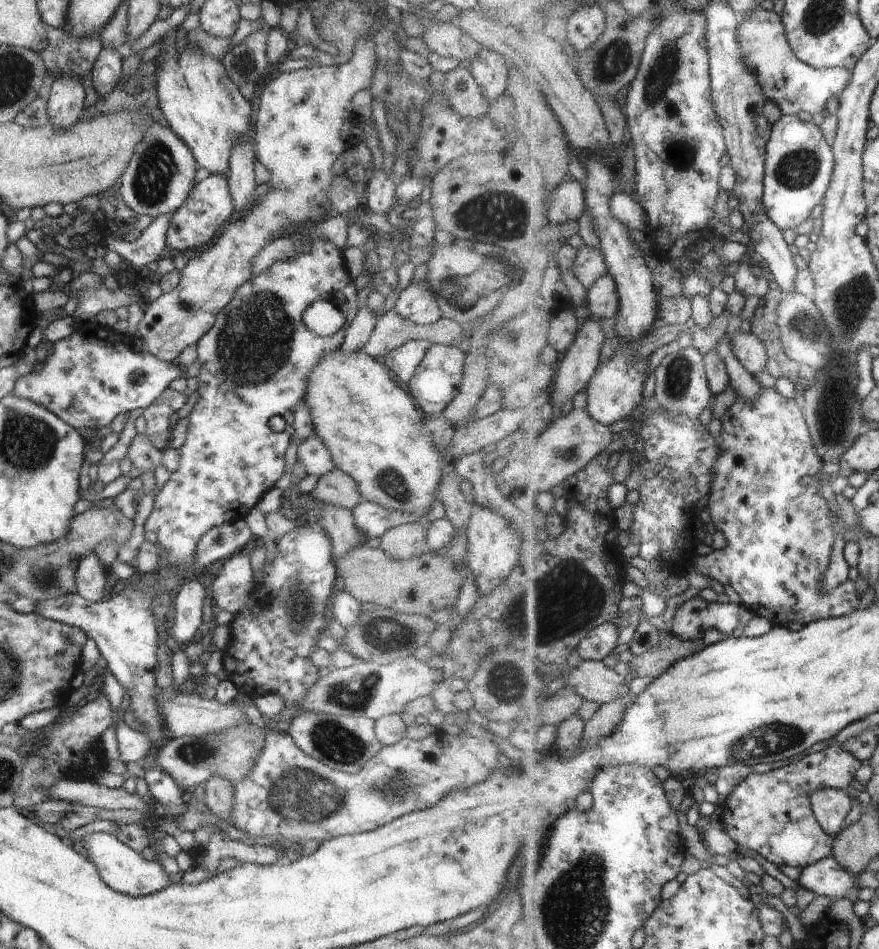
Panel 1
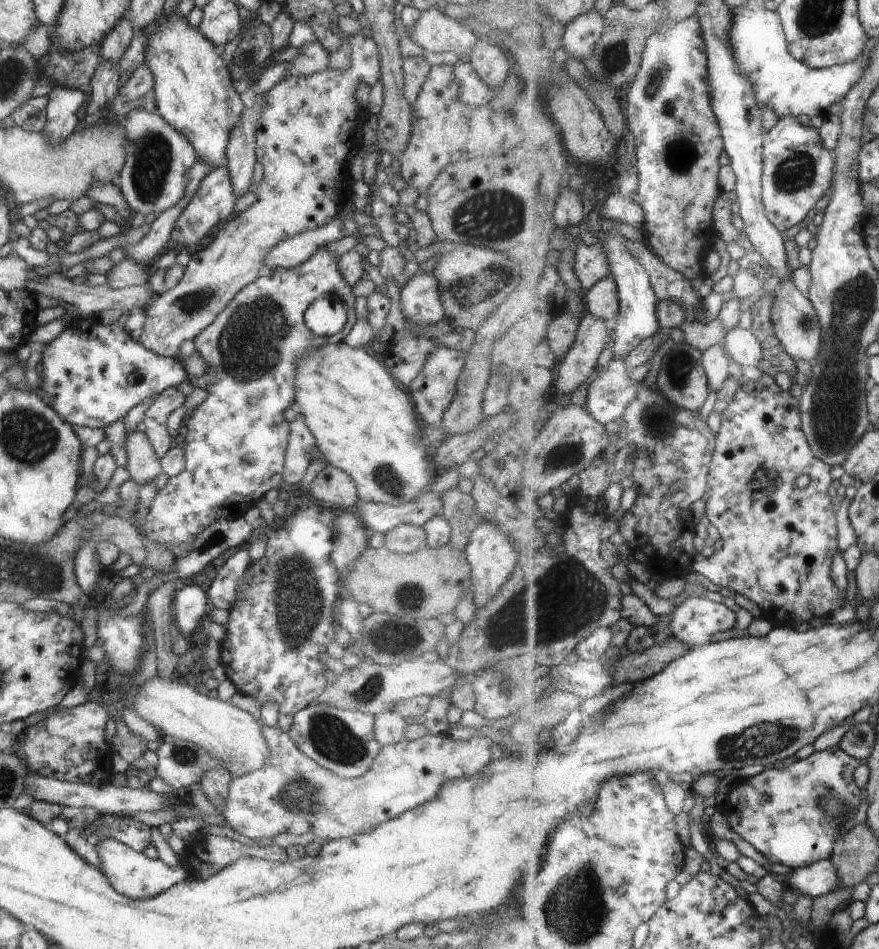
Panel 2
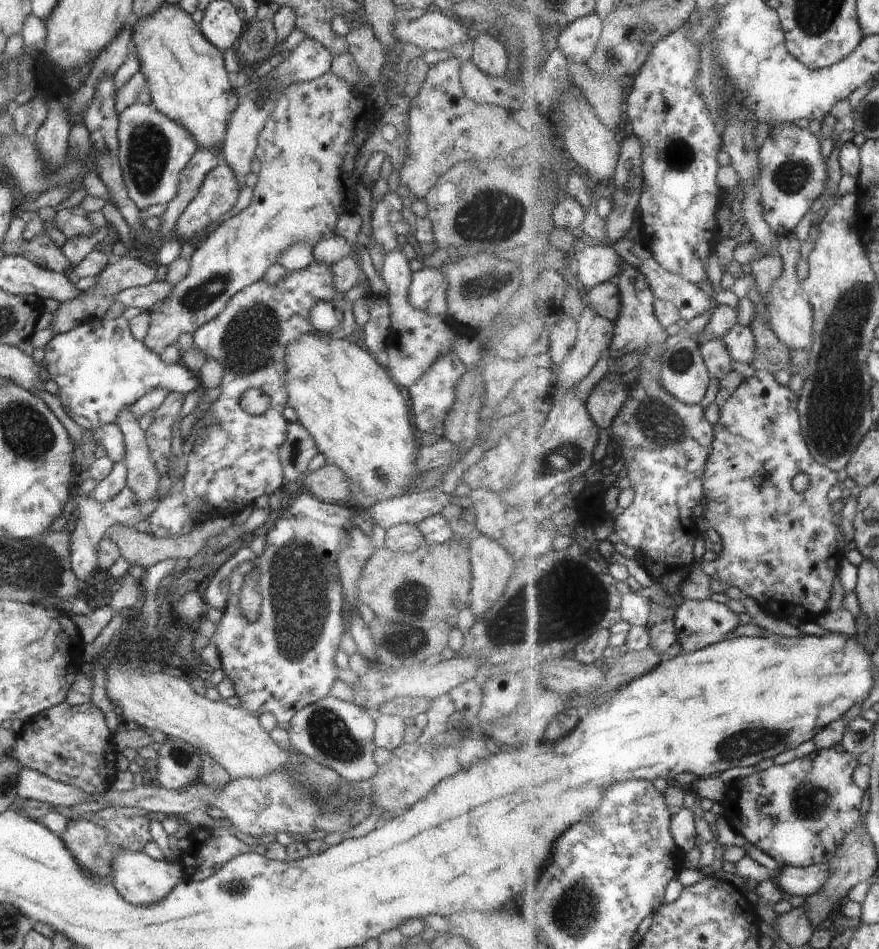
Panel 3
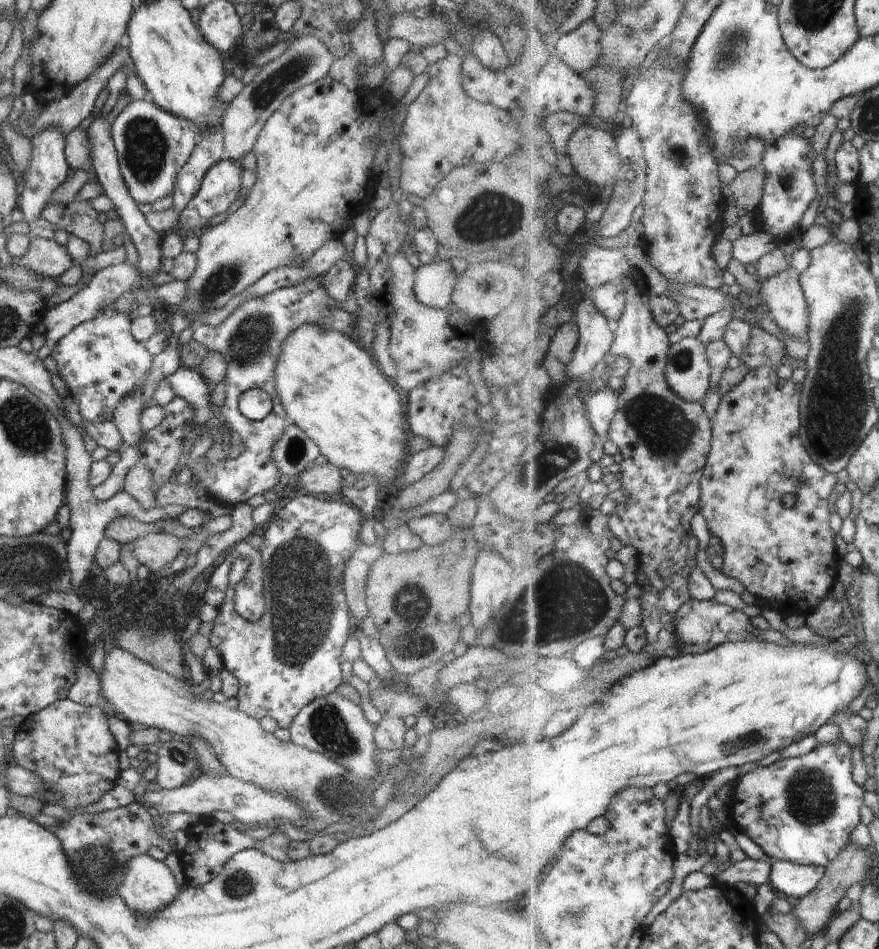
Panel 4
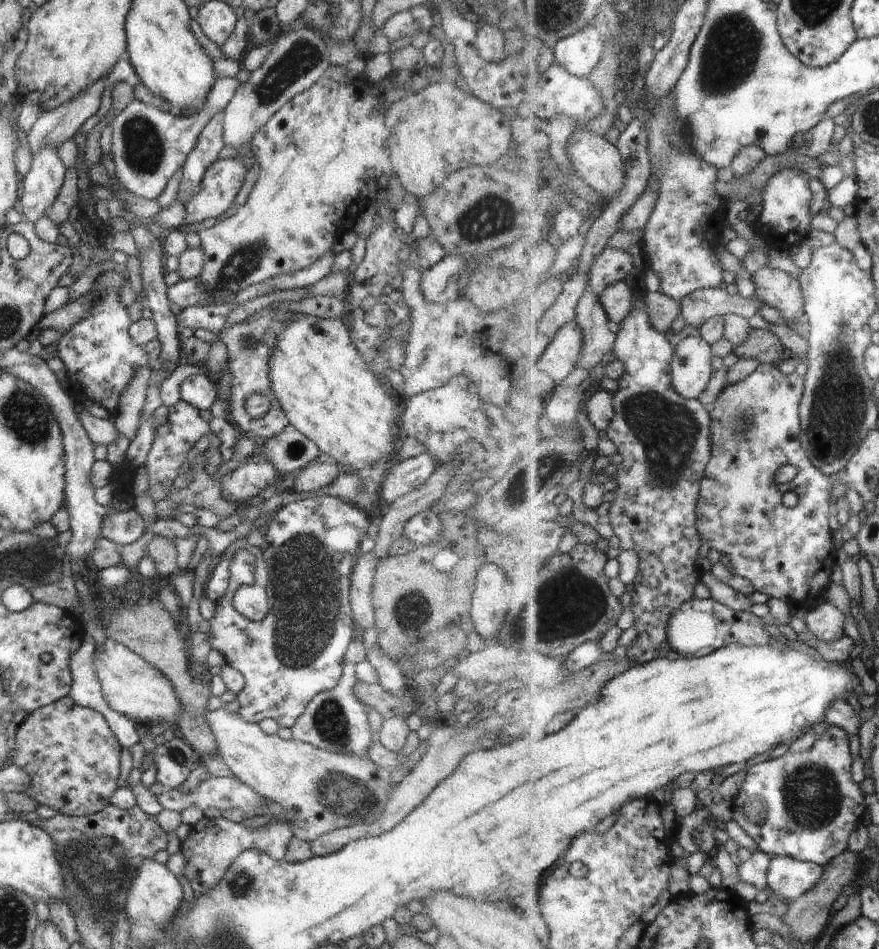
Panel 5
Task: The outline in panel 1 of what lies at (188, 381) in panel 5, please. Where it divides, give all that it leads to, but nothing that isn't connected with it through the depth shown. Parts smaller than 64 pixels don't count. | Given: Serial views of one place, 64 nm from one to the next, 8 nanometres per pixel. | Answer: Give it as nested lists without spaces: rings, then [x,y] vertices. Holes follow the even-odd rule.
[[[94,320],[76,321],[78,326],[73,333],[52,343],[51,352],[44,357],[46,360],[39,374],[32,371],[18,377],[12,393],[22,398],[33,400],[44,405],[49,411],[59,416],[64,422],[75,429],[92,429],[108,426],[120,415],[126,415],[136,409],[145,409],[152,404],[173,380],[186,376],[187,372],[177,362],[163,361],[142,348],[136,352],[136,344],[122,340],[112,328],[102,327]]]

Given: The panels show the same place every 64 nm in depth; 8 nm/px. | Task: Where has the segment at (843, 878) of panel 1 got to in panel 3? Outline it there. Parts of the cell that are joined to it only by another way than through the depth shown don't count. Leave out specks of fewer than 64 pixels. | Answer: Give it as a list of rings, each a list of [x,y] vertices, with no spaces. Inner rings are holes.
[[[828,863],[809,867],[782,865],[774,881],[787,897],[811,897],[823,891],[830,875],[831,865]]]

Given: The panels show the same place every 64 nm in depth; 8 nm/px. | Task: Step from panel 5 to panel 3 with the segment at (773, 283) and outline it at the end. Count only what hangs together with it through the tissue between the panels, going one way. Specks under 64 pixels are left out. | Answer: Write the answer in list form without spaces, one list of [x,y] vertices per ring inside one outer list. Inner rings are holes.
[[[796,232],[780,237],[780,255],[785,260],[785,271],[771,286],[765,300],[770,311],[770,322],[777,335],[790,348],[805,350],[810,354],[815,343],[815,310],[803,287],[803,280],[798,276],[798,262],[805,257],[800,252],[802,248],[802,242]]]

